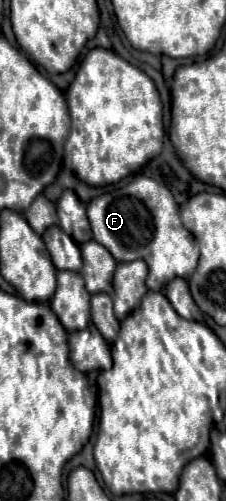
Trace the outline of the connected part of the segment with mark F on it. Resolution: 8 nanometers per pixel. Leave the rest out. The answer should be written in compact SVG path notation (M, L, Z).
M135 176L123 188L97 196L87 206L87 218L91 222L93 238L103 244L117 262L145 260L149 266L147 288L163 290L173 278L189 280L197 268L199 248L191 232L181 224L179 206L165 184Z

